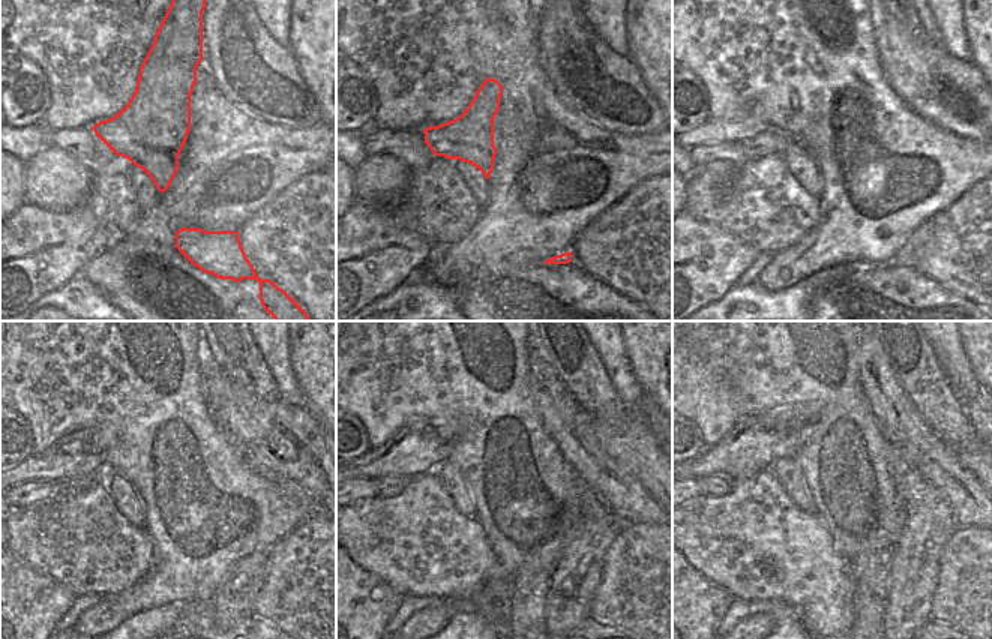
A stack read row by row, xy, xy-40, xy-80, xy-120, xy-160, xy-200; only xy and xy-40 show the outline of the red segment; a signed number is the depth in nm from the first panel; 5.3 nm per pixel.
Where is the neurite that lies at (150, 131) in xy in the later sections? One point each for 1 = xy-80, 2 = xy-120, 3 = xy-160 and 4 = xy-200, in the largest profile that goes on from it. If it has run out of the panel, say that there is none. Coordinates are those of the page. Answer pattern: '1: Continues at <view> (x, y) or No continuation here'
1: Continues at xy-80 (770, 141)
2: Continues at xy-120 (74, 485)
3: Continues at xy-160 (389, 486)
4: Continues at xy-200 (718, 485)

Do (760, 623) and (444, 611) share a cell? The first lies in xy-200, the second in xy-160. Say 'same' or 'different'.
same

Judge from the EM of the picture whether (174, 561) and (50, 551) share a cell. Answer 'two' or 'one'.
two

